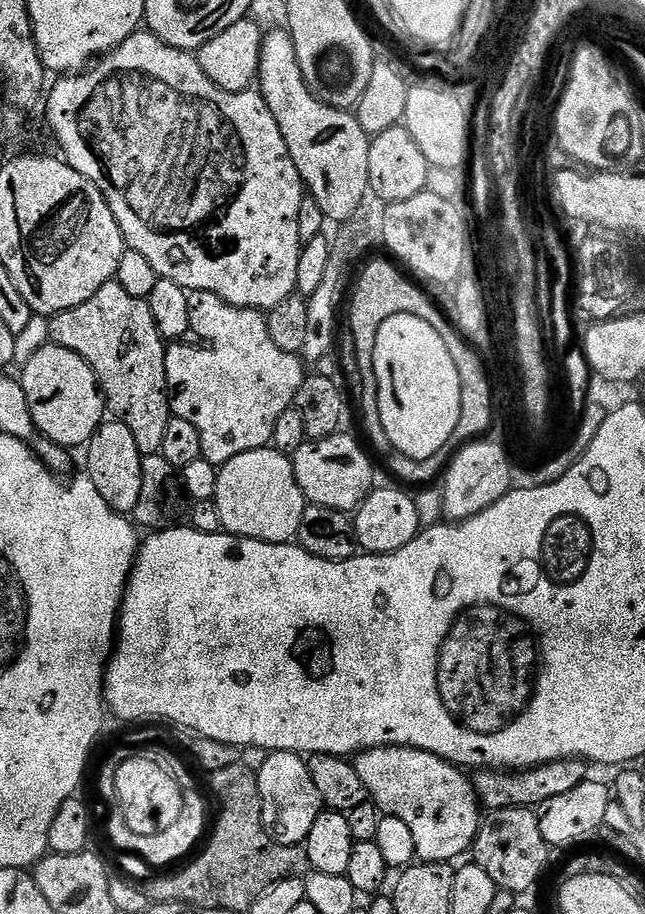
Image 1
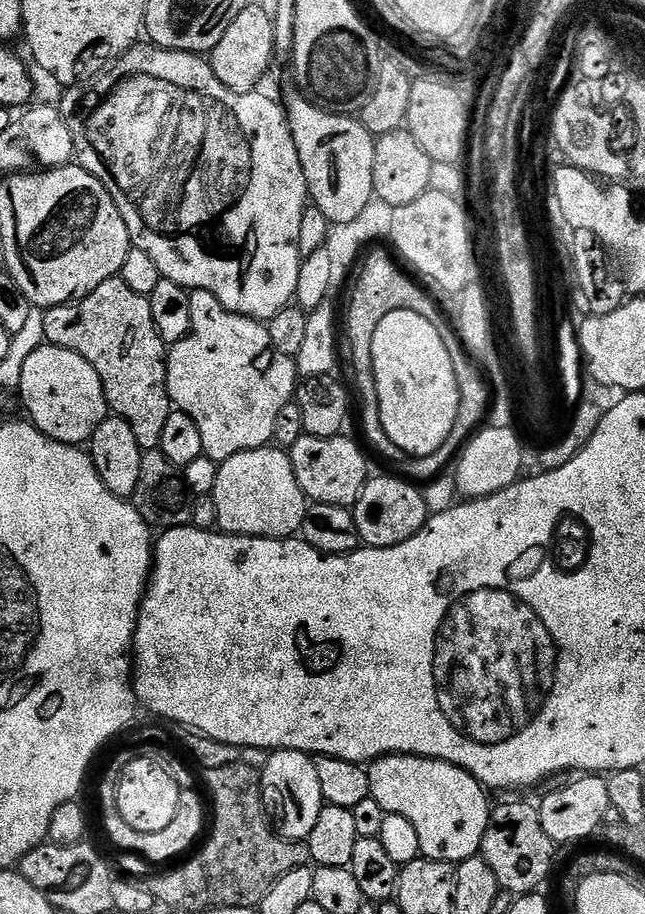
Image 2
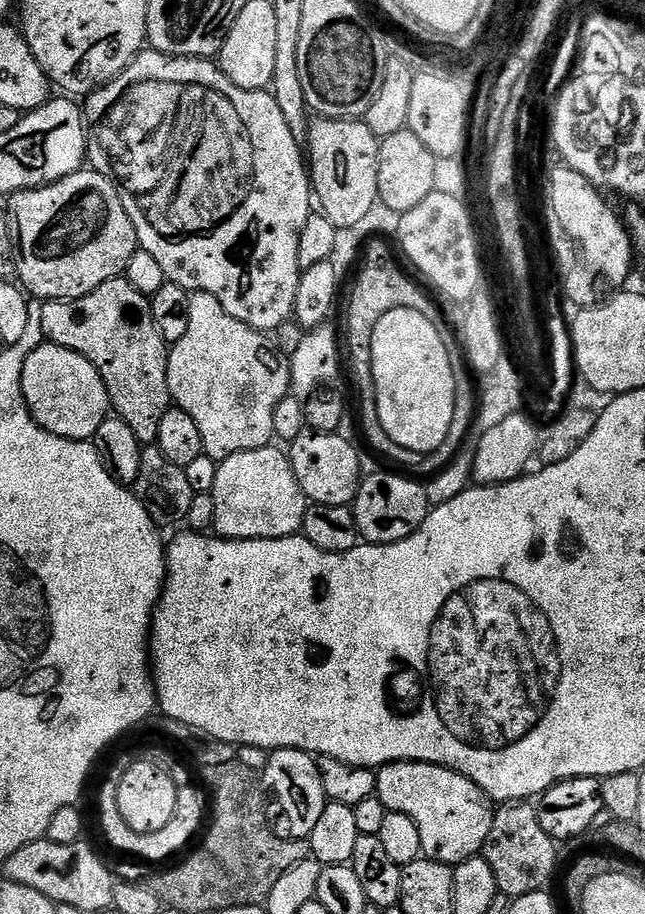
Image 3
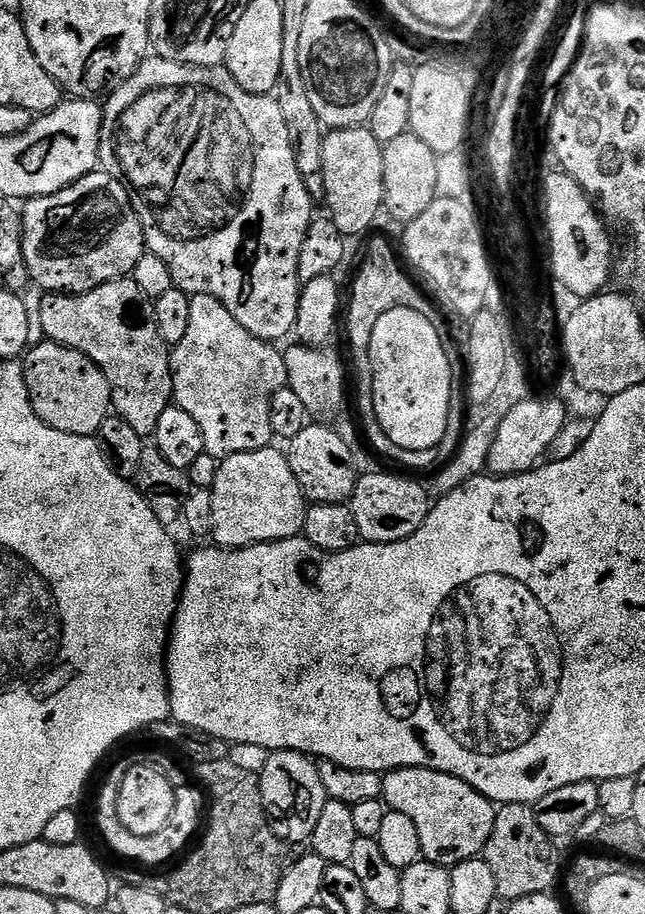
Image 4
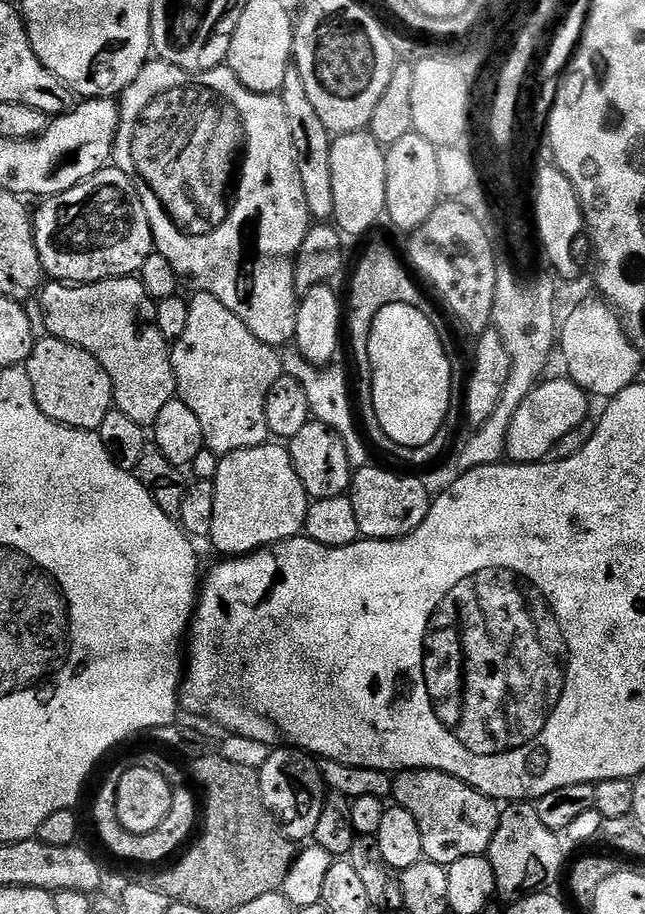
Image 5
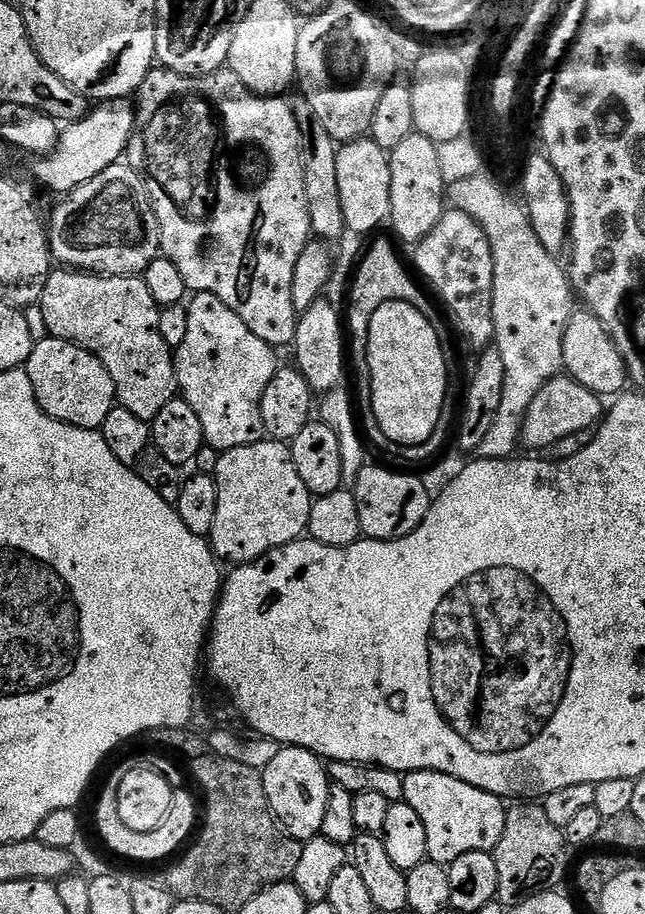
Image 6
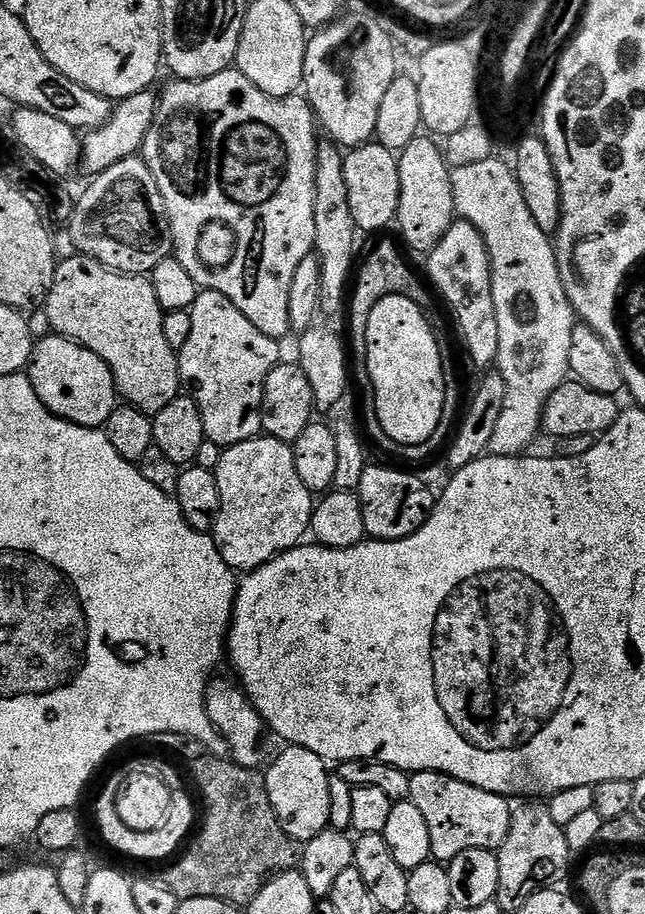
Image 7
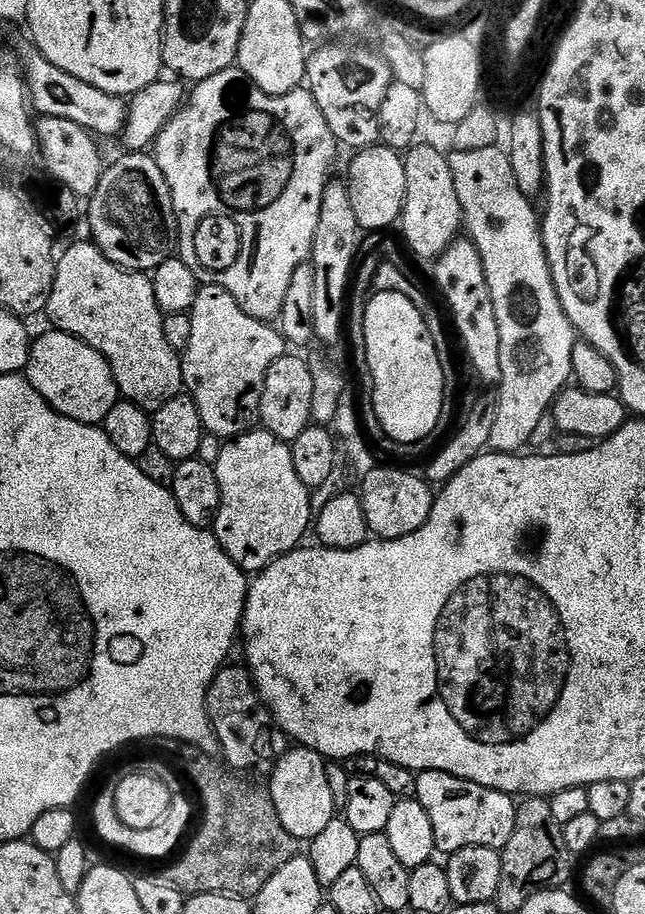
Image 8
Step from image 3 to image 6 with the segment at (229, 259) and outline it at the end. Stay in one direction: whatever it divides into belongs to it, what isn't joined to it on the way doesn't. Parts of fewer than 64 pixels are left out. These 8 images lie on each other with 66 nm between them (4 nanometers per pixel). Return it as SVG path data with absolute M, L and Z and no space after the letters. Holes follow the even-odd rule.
M163 66L153 67L152 73L144 79L139 92L136 93L134 103L136 125L128 143L126 163L143 178L148 197L152 200L154 214L158 218L163 259L178 266L178 274L182 274L182 282L186 282L189 293L209 292L222 298L222 302L226 302L226 306L230 306L230 310L234 310L234 314L238 314L238 318L242 318L242 322L246 322L246 326L250 326L250 330L254 330L254 334L258 334L262 342L277 350L287 349L296 336L298 319L294 298L290 294L294 286L294 265L298 263L298 257L302 255L302 250L312 236L310 210L306 206L306 186L302 183L300 131L291 103L284 98L257 96L240 81L238 74L227 70L211 72L205 76L183 76L177 72L169 72ZM207 240L216 240L209 252L204 250Z

